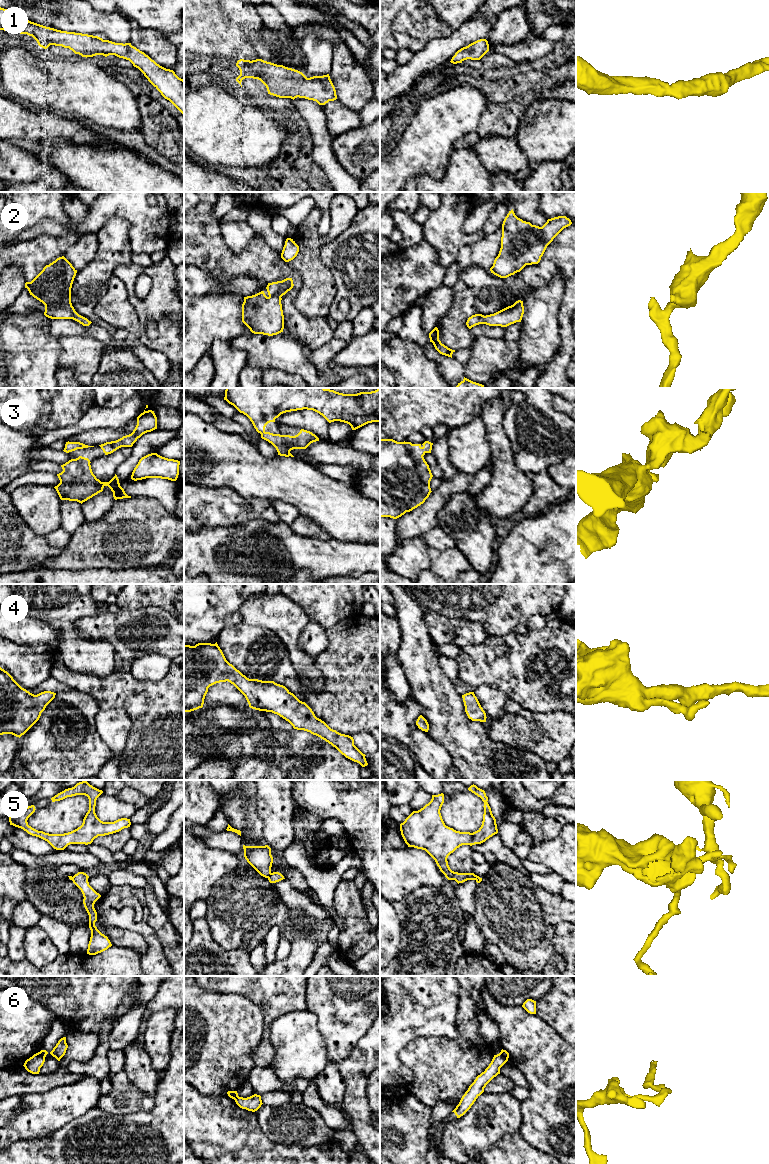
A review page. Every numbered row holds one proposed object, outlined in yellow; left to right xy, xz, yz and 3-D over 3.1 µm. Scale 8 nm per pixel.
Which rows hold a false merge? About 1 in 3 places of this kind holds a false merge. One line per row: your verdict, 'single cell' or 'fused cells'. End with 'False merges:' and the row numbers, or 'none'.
1: single cell
2: single cell
3: single cell
4: single cell
5: fused cells
6: fused cells
False merges: 5, 6

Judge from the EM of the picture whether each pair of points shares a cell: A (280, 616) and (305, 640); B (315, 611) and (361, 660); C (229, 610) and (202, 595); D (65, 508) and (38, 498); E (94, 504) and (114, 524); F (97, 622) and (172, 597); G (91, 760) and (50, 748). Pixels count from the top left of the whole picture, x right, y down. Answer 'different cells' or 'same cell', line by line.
A: different cells
B: different cells
C: same cell
D: different cells
E: different cells
F: different cells
G: same cell

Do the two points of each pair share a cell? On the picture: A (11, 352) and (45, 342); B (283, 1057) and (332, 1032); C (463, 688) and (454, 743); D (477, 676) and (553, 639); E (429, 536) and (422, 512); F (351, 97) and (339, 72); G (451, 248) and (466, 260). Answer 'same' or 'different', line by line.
A: same
B: different
C: different
D: same
E: different
F: same
G: different

